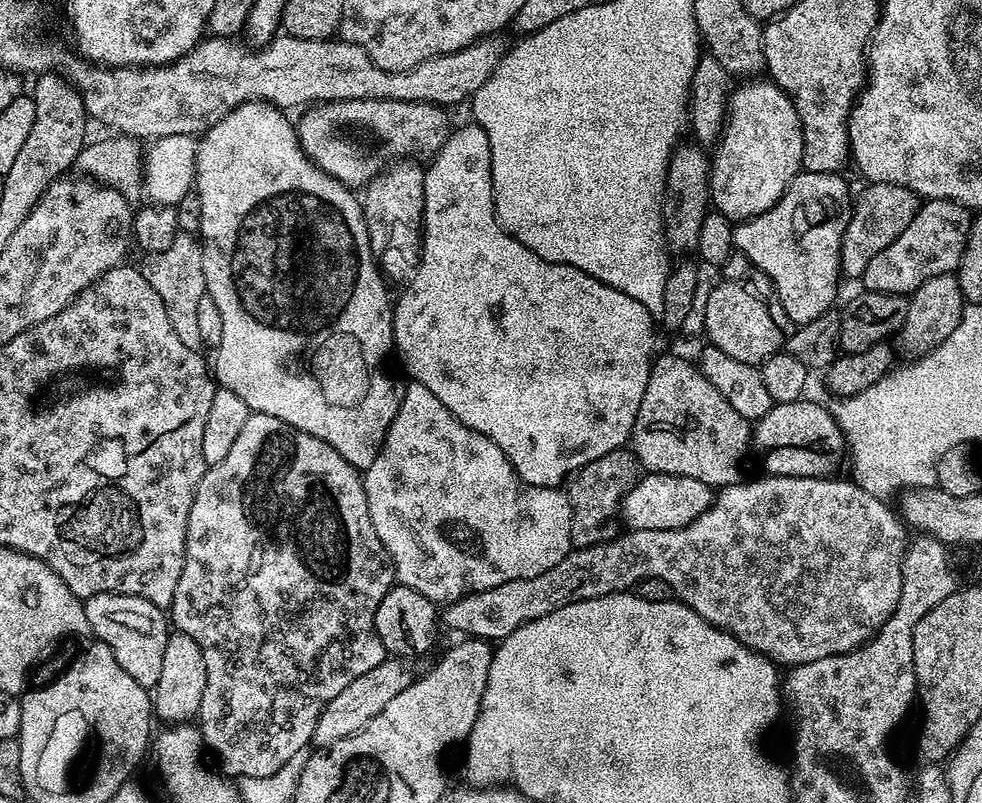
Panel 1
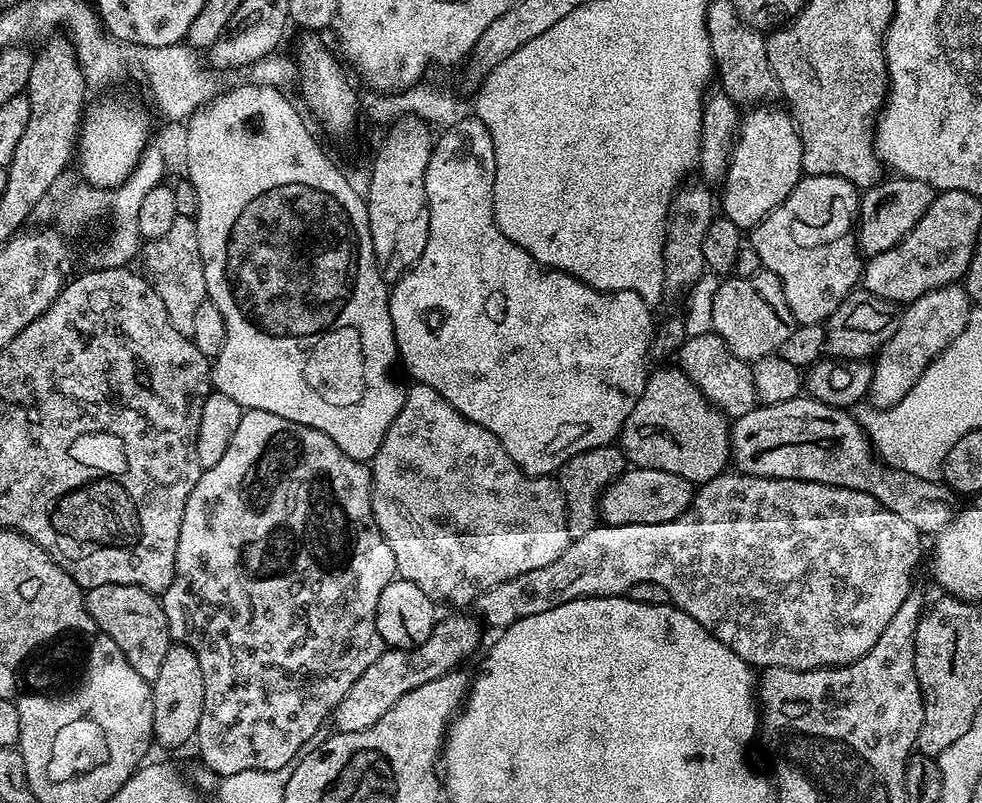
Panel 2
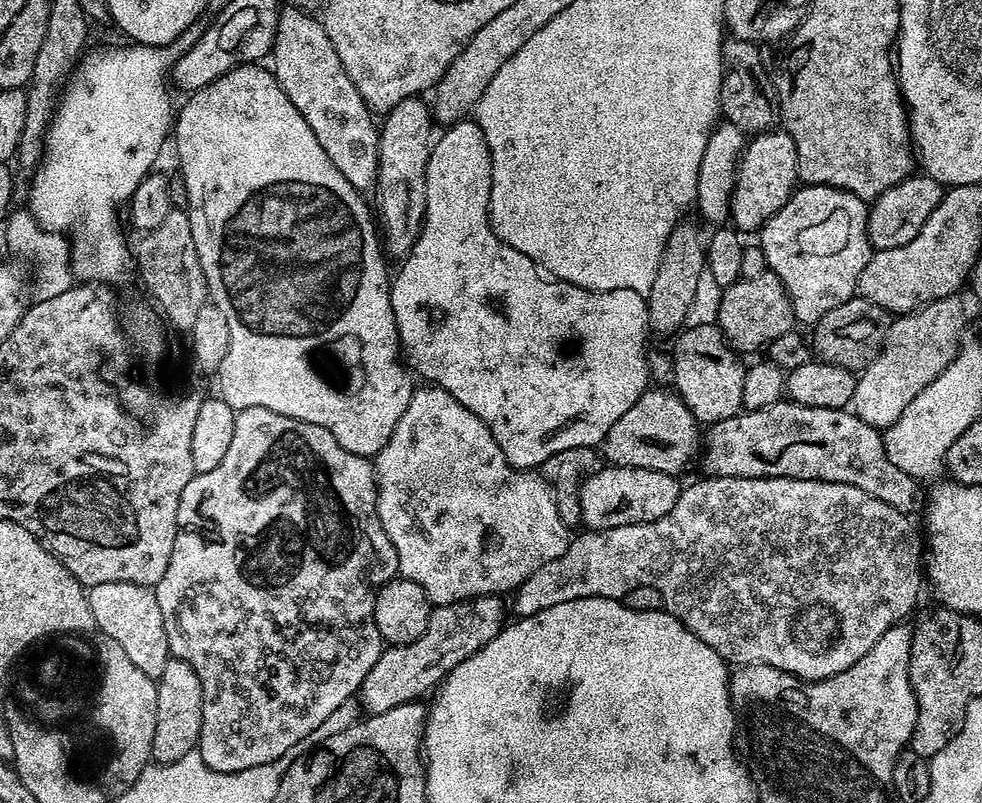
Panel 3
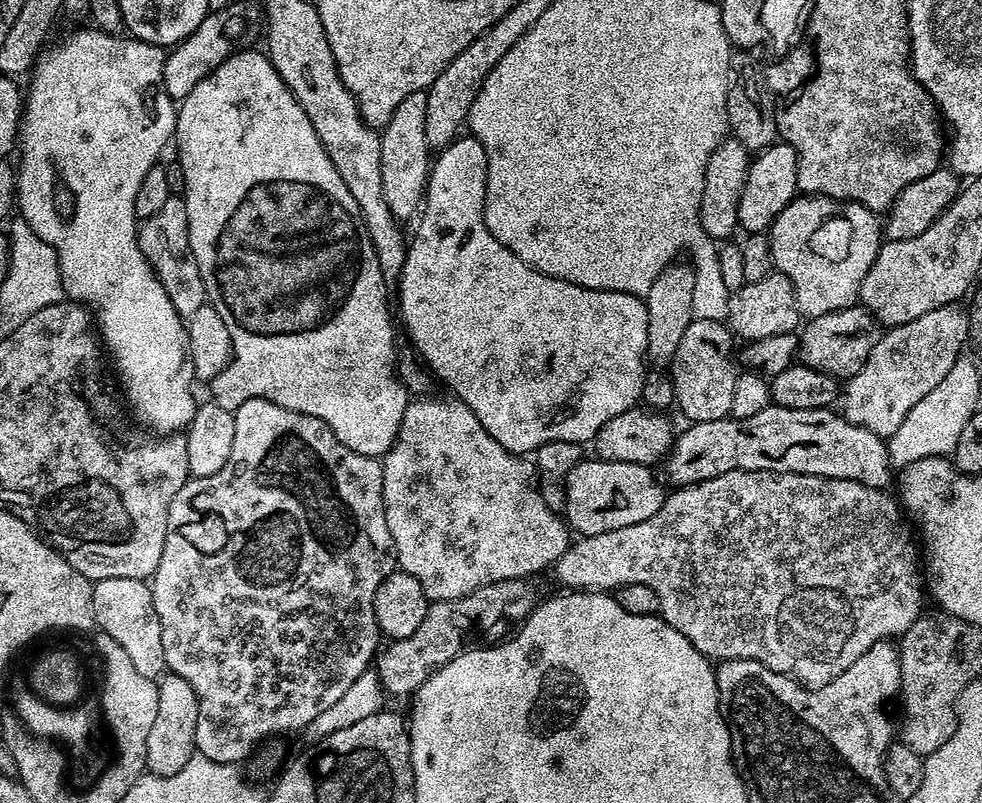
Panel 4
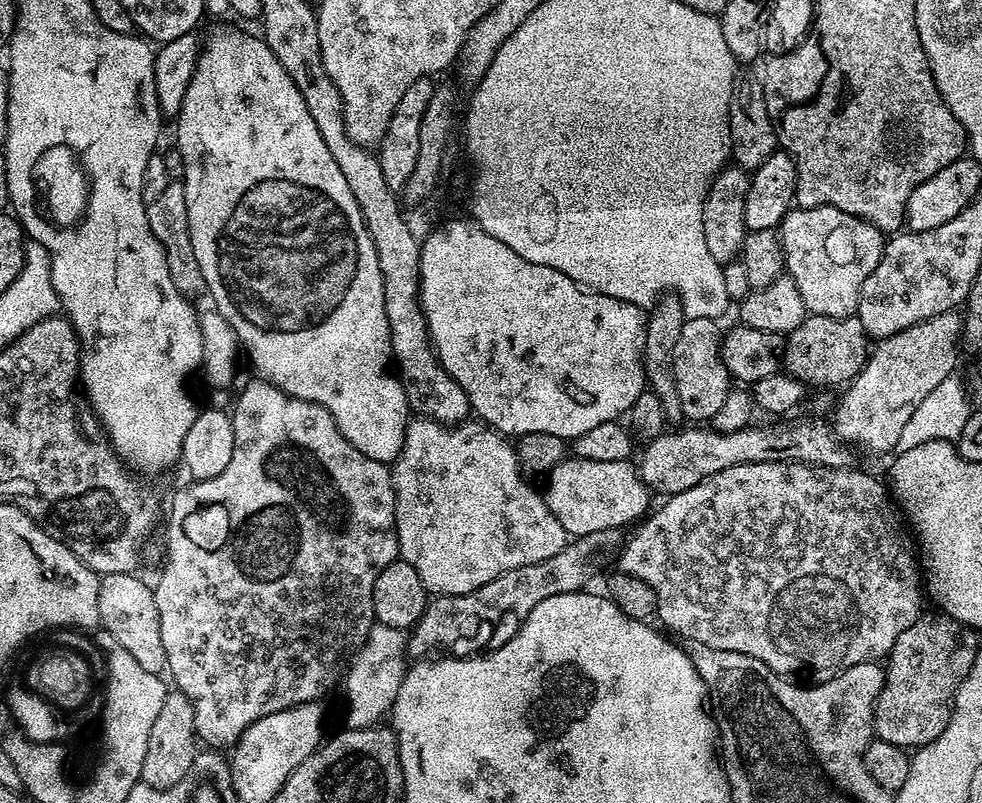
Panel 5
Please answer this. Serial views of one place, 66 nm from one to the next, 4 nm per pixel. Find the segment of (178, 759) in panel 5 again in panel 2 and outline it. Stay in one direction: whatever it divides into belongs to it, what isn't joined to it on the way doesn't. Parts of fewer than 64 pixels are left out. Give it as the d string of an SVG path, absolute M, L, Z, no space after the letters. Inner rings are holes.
M173 643L166 650L166 658L158 670L158 678L152 681L152 701L154 702L154 730L155 743L164 748L178 748L184 742L188 743L195 737L198 722L201 721L201 711L205 704L205 679L202 678L202 666L198 666L198 658L194 650L184 644Z

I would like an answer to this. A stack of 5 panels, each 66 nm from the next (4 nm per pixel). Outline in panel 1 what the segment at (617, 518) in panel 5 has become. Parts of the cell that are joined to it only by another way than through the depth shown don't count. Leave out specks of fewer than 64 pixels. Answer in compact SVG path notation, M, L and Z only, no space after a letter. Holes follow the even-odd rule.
M649 472L641 475L636 484L620 502L619 515L624 516L632 530L674 530L694 522L707 508L712 507L714 490L698 478L686 478L678 474Z

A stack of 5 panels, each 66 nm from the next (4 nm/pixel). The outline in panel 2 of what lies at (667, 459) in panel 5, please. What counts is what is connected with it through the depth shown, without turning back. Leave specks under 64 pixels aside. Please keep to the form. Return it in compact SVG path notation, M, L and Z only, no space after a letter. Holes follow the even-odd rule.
M807 394L790 398L790 402L777 404L760 404L750 414L735 417L730 424L730 460L735 471L745 476L761 476L775 480L805 480L818 482L826 486L838 486L858 490L873 496L886 510L894 510L905 522L910 522L914 530L922 534L935 534L944 531L954 515L951 488L935 480L918 478L914 474L906 474L897 468L889 468L881 462L868 440L868 435L861 428L857 417L851 411L835 408L813 400Z

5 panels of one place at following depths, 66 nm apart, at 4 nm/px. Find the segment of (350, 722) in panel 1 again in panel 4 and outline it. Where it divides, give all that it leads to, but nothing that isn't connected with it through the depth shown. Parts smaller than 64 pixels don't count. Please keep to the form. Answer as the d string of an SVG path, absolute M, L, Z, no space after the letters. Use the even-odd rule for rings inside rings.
M510 578L502 582L490 582L462 598L433 600L426 610L426 618L418 625L418 630L410 638L393 640L379 653L374 671L380 676L383 691L390 697L411 697L446 662L465 651L468 636L480 636L488 632L496 623L511 629L525 620L538 603L536 580L532 578Z

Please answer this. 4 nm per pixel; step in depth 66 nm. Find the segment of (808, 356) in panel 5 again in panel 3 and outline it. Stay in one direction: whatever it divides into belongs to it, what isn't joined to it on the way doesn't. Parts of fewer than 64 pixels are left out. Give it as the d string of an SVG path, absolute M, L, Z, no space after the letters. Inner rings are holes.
M859 294L853 296L842 302L842 306L834 306L834 310L830 310L830 314L826 314L826 318L822 318L811 329L810 343L815 359L825 360L834 366L846 366L846 370L857 374L863 372L882 350L893 319L893 313L882 306L865 300Z

